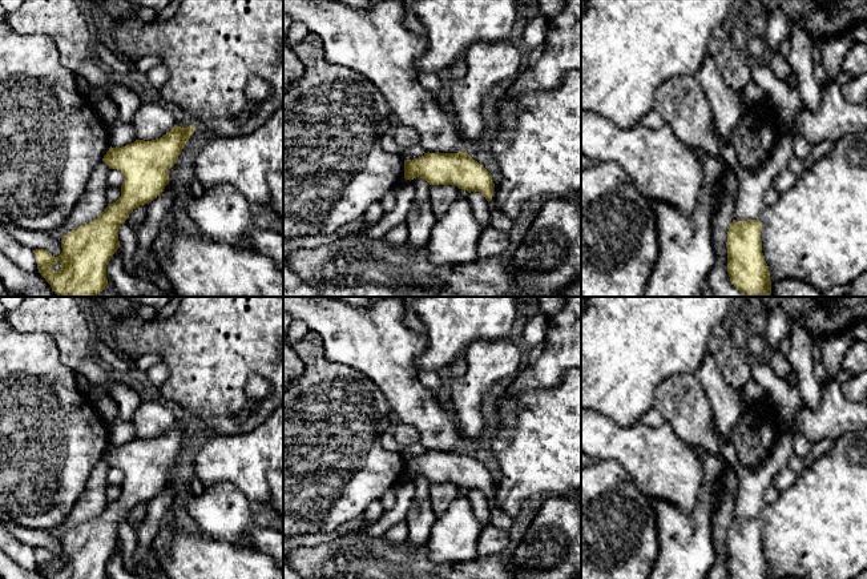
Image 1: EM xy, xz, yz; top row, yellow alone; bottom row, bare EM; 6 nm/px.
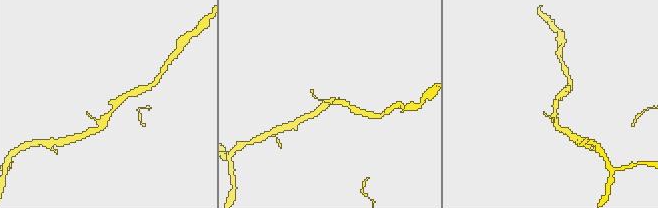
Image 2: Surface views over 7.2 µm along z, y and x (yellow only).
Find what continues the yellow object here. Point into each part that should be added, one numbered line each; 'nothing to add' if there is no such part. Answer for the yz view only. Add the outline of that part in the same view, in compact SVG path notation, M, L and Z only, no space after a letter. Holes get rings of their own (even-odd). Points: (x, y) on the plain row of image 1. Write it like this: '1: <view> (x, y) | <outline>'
nothing to add

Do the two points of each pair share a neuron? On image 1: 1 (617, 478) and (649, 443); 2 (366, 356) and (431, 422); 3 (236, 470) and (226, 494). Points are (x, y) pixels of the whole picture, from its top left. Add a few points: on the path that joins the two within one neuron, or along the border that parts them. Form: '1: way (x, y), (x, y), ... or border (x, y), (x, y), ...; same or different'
1: border (596, 459), (615, 458), (645, 494); different
2: way (383, 373), (408, 398), (414, 407); same
3: border (206, 486), (232, 482), (250, 499); different

